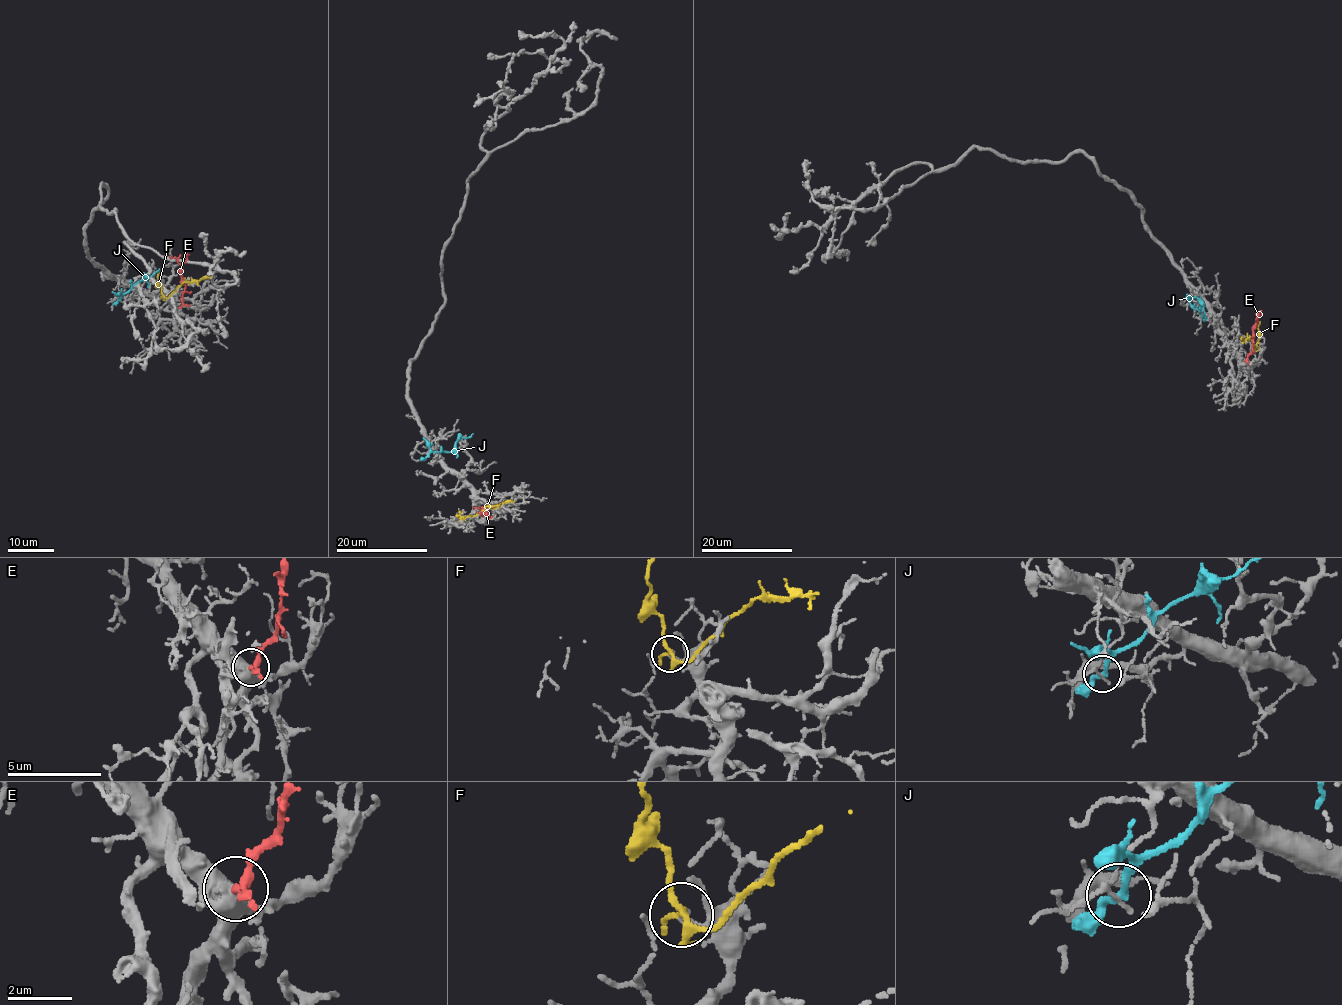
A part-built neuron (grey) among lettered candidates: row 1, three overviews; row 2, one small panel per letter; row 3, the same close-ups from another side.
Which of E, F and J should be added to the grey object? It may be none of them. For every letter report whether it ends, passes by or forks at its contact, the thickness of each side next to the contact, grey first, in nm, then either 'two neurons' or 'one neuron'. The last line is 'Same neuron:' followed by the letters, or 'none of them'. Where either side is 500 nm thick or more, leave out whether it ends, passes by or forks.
E: calibres 650 and 190 nm; one neuron
F: it forks; calibres 150 and 170 nm; two neurons
J: it passes by; calibres 130 and 200 nm; two neurons
Same neuron: E

